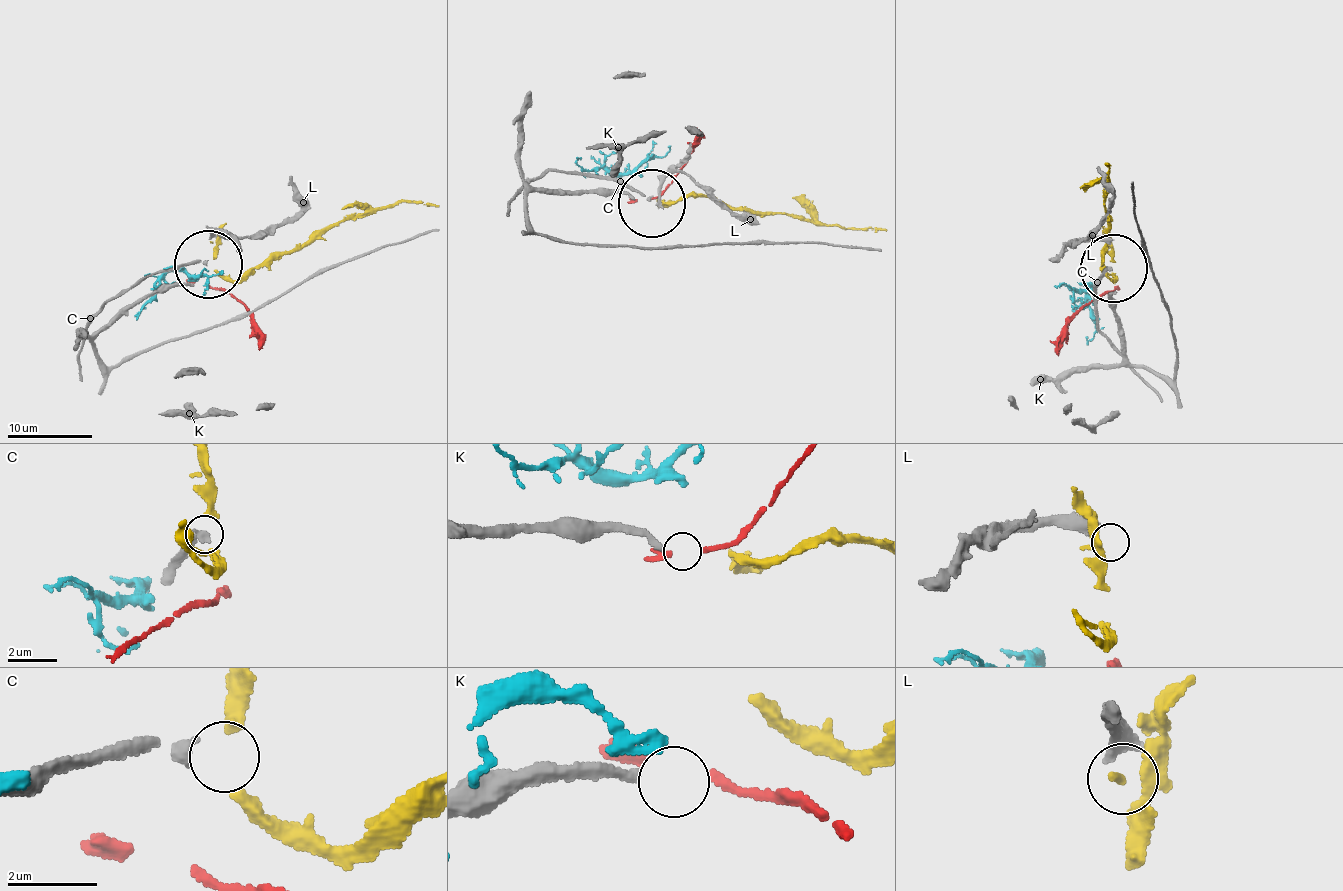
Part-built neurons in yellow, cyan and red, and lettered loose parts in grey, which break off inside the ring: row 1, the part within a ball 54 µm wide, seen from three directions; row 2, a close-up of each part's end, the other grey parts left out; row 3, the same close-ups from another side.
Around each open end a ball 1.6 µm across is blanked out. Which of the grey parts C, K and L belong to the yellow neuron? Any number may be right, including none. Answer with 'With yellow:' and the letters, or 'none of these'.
With yellow: C

